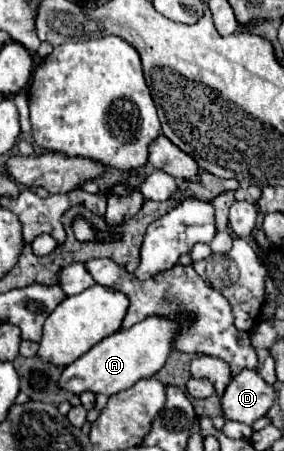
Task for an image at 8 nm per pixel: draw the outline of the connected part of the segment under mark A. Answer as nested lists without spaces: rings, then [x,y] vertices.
[[[184,314],[178,320],[150,316],[144,322],[134,324],[130,330],[118,330],[116,334],[100,340],[84,356],[80,356],[76,362],[68,364],[62,370],[58,380],[60,390],[68,390],[76,396],[80,396],[82,392],[112,396],[122,390],[128,390],[142,378],[152,378],[164,366],[168,354],[172,352],[172,340],[184,318]]]

